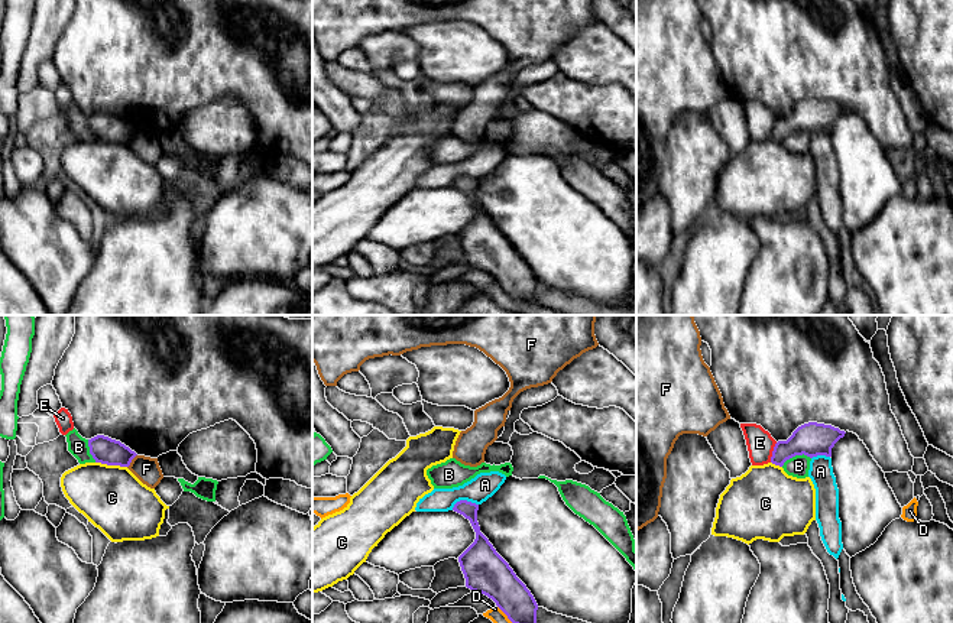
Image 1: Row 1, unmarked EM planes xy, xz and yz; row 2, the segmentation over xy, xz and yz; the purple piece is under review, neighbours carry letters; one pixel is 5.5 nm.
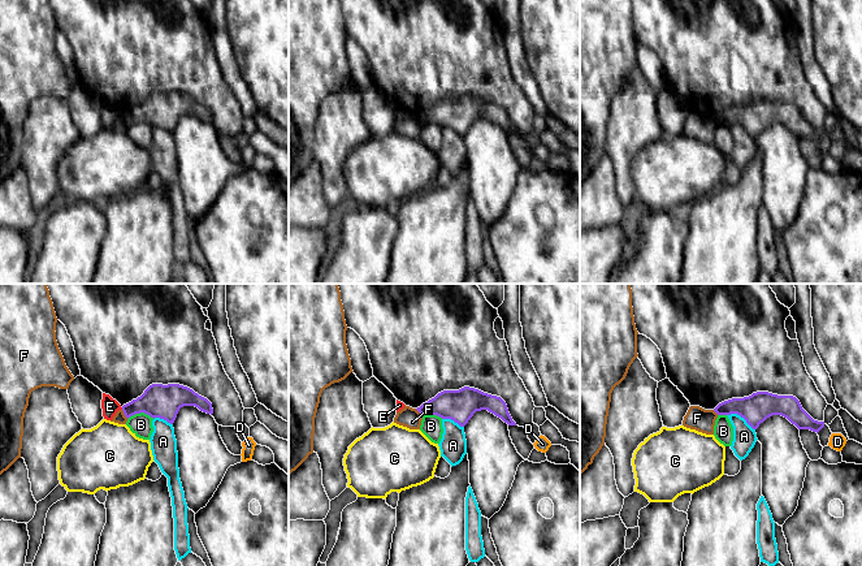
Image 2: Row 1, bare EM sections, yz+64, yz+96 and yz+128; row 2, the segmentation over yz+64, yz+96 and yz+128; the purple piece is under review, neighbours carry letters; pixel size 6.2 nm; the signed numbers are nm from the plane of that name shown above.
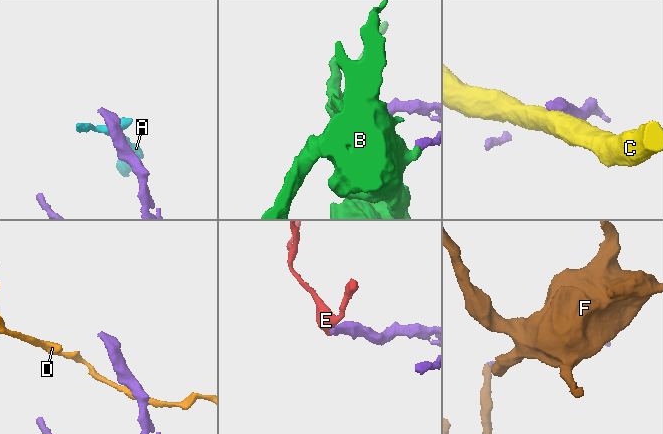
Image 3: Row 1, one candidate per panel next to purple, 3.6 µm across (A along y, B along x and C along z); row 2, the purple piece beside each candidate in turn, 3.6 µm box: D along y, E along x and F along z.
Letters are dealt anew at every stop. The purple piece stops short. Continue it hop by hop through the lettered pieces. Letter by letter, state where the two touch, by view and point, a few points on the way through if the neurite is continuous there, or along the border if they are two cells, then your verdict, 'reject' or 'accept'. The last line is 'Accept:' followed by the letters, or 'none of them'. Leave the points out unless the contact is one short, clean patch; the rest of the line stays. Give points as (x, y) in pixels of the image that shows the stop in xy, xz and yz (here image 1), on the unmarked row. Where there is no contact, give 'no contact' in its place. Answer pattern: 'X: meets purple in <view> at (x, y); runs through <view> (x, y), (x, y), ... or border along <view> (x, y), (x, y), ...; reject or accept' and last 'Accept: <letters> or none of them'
A: meets purple in xz at (463, 177); border along xz (477, 181), (469, 177), (459, 177), (451, 185); reject
B: meets purple in yz at (796, 130); reject
C: meets purple in xy at (112, 140); border along xy (96, 138), (126, 143); reject
D: meets purple in xz at (518, 301); border along xz (498, 282), (514, 299), (538, 305); reject
E: meets purple in yz at (772, 129); border along yz (777, 119), (770, 138); reject
F: meets purple in xy at (130, 138); reject
Accept: none of them

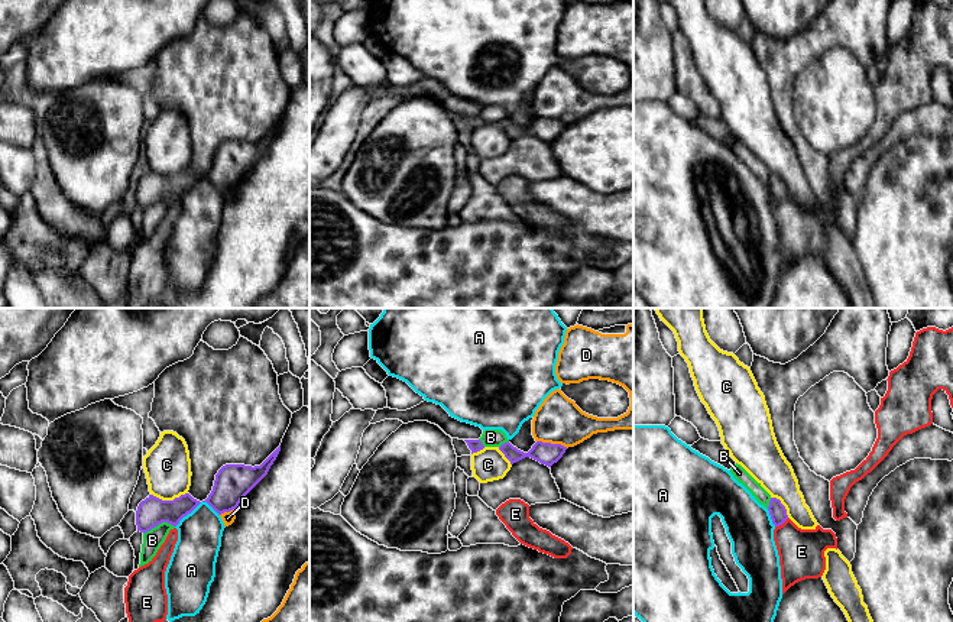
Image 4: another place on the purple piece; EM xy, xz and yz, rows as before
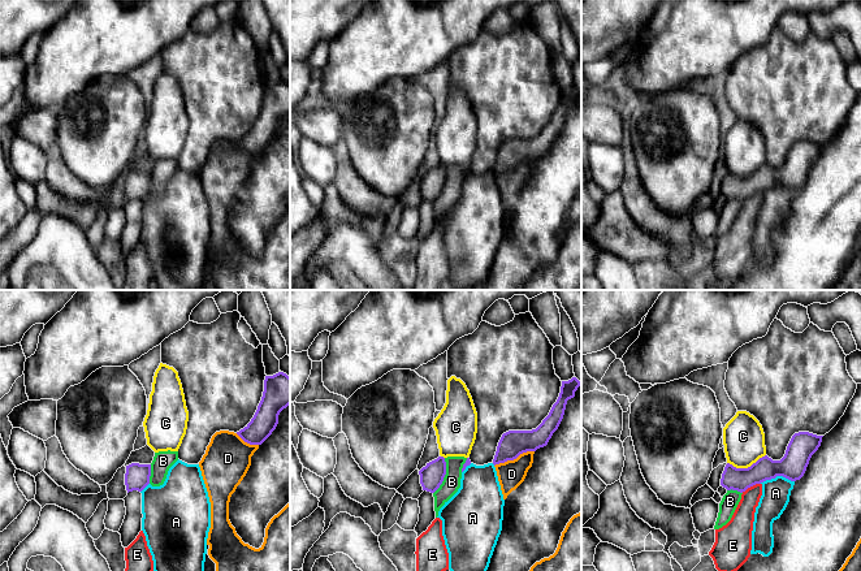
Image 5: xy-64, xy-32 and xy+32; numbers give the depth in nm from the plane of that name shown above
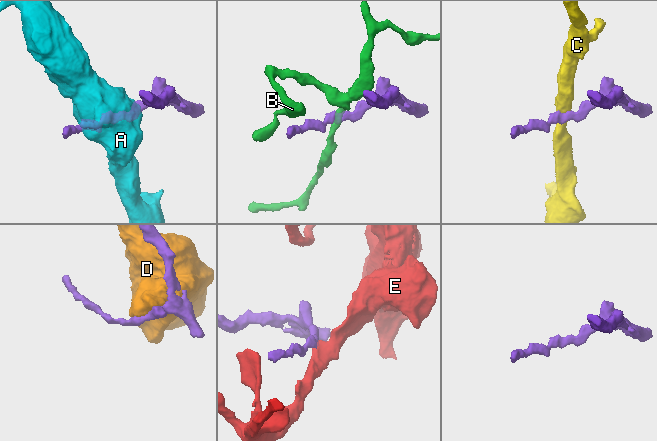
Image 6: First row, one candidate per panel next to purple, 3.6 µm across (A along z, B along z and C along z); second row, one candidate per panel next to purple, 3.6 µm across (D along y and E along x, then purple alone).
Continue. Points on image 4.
A: meets purple in xy at (195, 182); reject
B: meets purple in xy at (158, 200); border along xy (174, 201), (159, 198), (143, 210); reject
C: meets purple in xy at (168, 177); border along xy (187, 168), (172, 175), (159, 175), (151, 171); reject
D: meets purple in xz at (553, 120); reject
E: meets purple in yz at (781, 200); border along yz (788, 194), (775, 203); reject
Accept: none of them

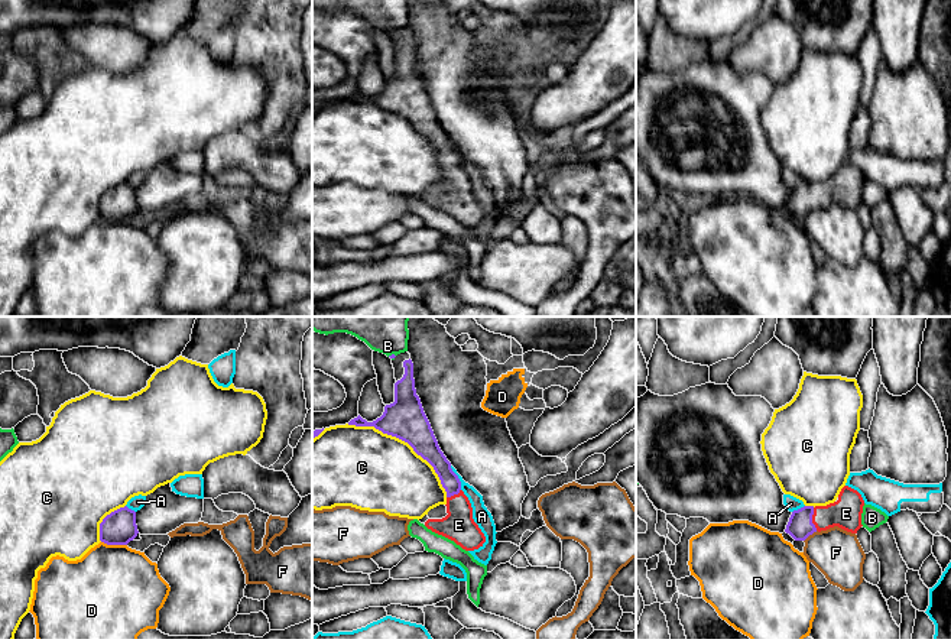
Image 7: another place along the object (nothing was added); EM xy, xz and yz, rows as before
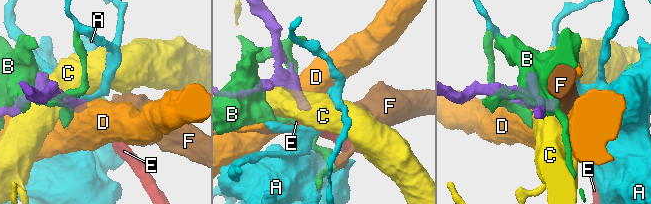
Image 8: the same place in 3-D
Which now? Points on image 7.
A: meets purple in xz at (457, 153); border along xz (450, 142), (461, 165); reject
B: meets purple in xz at (392, 31); reject
C: meets purple in xz at (405, 117); reject
D: meets purple in xy at (114, 220); border along xy (101, 217), (126, 221); reject
E: meets purple in yz at (811, 195); runs through yz (799, 203), (811, 195), (846, 190); accept
F: meets purple in yz at (810, 210); border along yz (817, 207), (804, 217); reject
Accept: E

